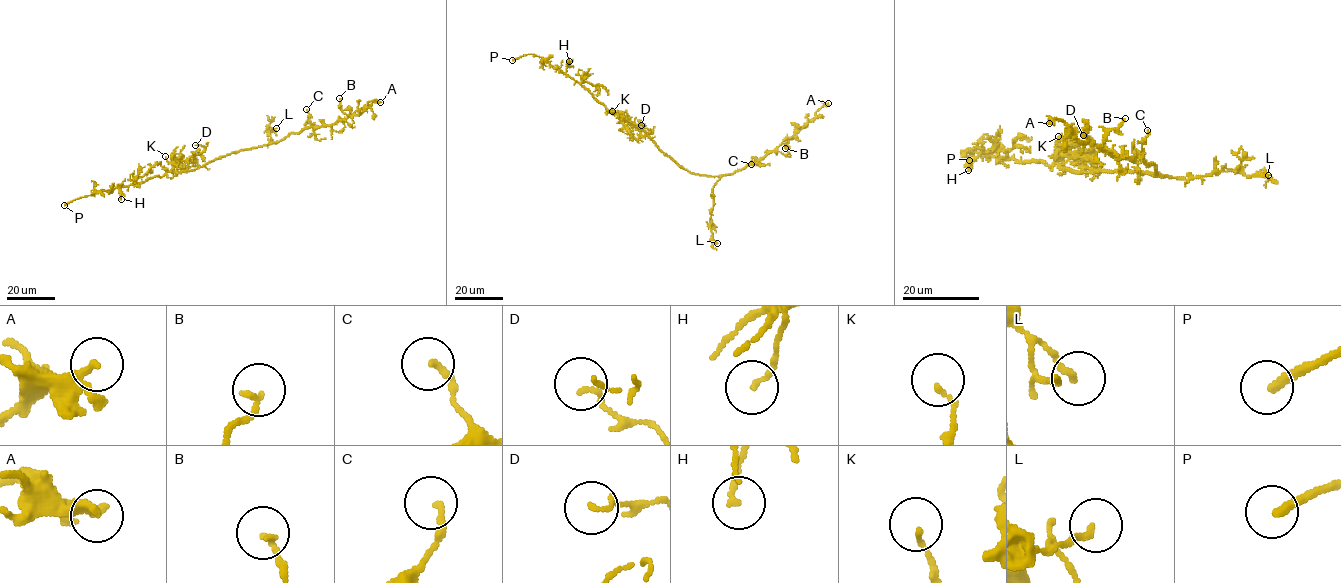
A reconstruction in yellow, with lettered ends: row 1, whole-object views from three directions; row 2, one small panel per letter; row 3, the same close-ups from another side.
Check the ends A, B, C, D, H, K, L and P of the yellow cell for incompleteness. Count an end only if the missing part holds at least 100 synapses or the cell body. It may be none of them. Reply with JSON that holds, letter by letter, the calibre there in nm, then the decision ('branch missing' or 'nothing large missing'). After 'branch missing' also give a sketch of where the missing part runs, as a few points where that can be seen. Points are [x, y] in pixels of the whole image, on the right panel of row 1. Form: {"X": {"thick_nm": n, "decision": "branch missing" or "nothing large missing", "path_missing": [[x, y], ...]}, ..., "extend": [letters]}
{"A": {"thick_nm": 220, "decision": "nothing large missing"}, "B": {"thick_nm": 170, "decision": "nothing large missing"}, "C": {"thick_nm": 180, "decision": "nothing large missing"}, "D": {"thick_nm": 140, "decision": "nothing large missing"}, "H": {"thick_nm": 150, "decision": "nothing large missing"}, "K": {"thick_nm": 130, "decision": "nothing large missing"}, "L": {"thick_nm": 170, "decision": "nothing large missing"}, "P": {"thick_nm": 260, "decision": "branch missing", "path_missing": [[969, 160], [981, 167], [987, 162], [1018, 158], [1040, 164]]}, "extend": ["P"]}

